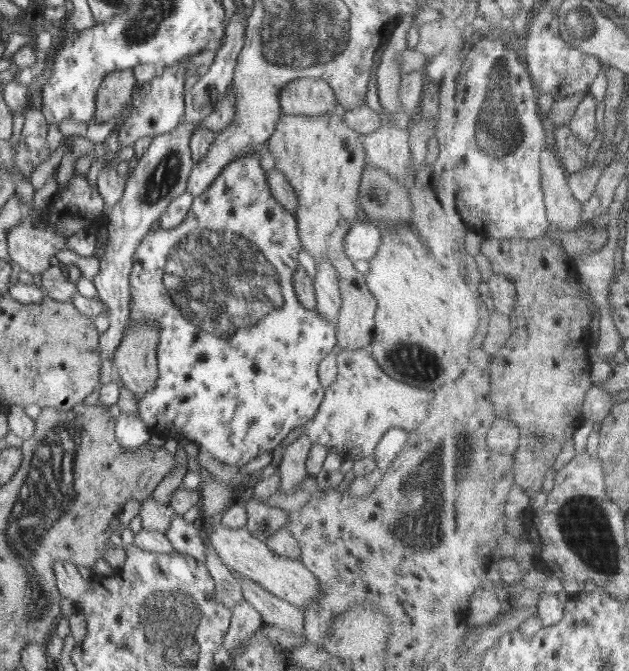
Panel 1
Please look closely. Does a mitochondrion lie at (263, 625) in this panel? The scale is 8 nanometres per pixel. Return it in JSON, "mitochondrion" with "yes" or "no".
{"mitochondrion":"no"}

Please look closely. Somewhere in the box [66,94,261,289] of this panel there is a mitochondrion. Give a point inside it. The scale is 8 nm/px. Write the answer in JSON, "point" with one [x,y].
{"point":[165,174]}

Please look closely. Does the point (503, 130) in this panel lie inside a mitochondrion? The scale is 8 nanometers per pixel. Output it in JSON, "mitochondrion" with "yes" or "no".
{"mitochondrion":"yes"}

